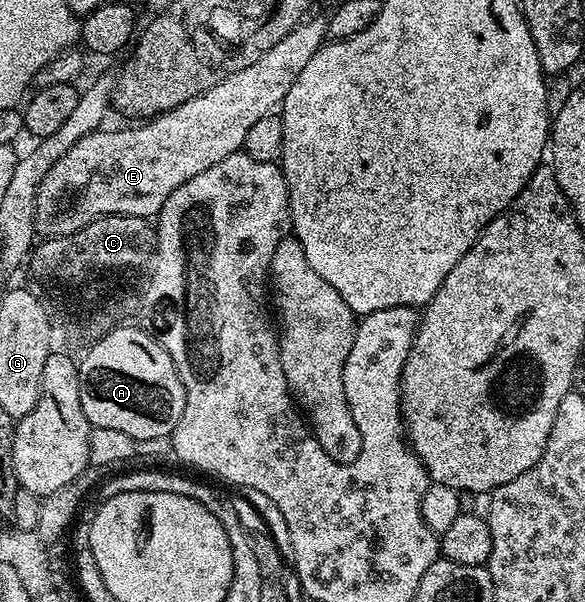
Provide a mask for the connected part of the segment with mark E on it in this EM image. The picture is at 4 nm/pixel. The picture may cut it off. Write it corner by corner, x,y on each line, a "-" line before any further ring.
309,17
299,24
277,45
262,54
257,62
230,74
218,86
210,86
202,94
182,102
174,110
140,122
137,128
120,128
117,132
97,130
78,138
62,158
86,158
78,164
88,168
90,178
82,186
69,189
72,207
55,235
65,236
99,216
159,217
162,206
182,182
190,182
194,174
222,162
230,154
241,151
258,118
273,115
283,104
294,78
302,74
302,66
323,47
327,39
327,21

